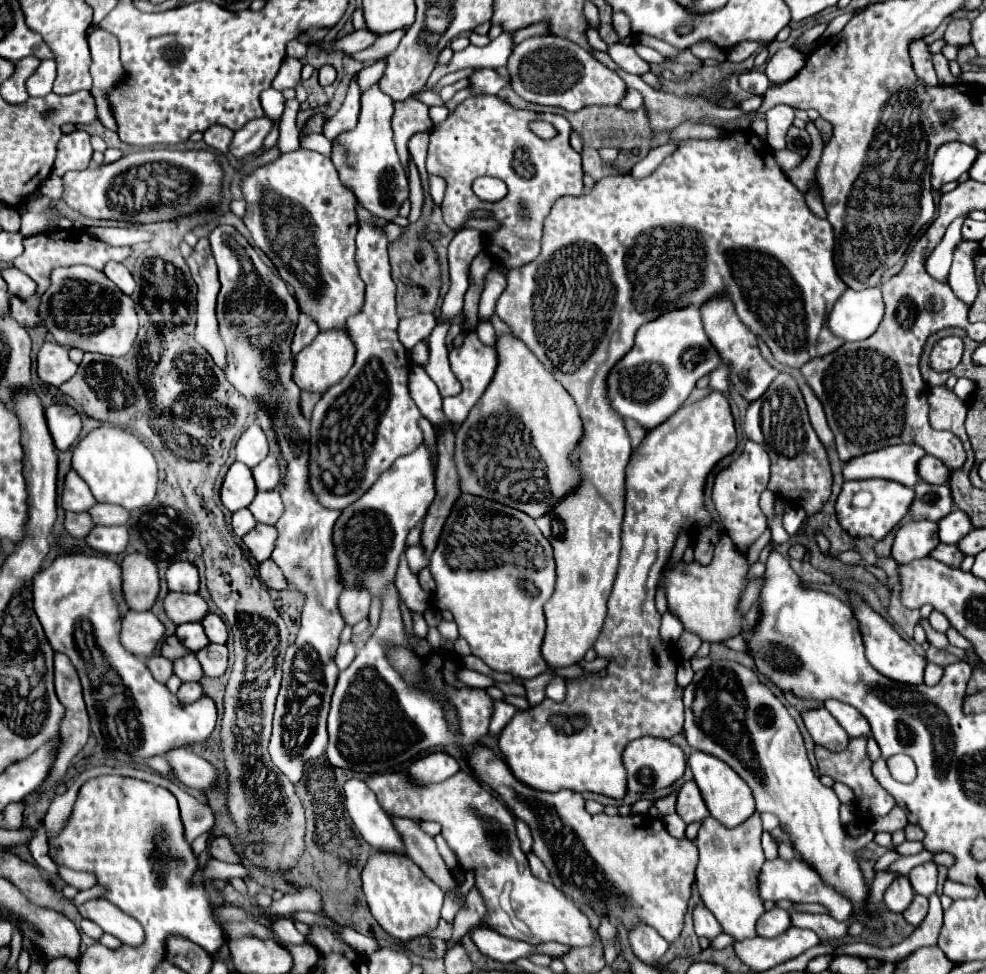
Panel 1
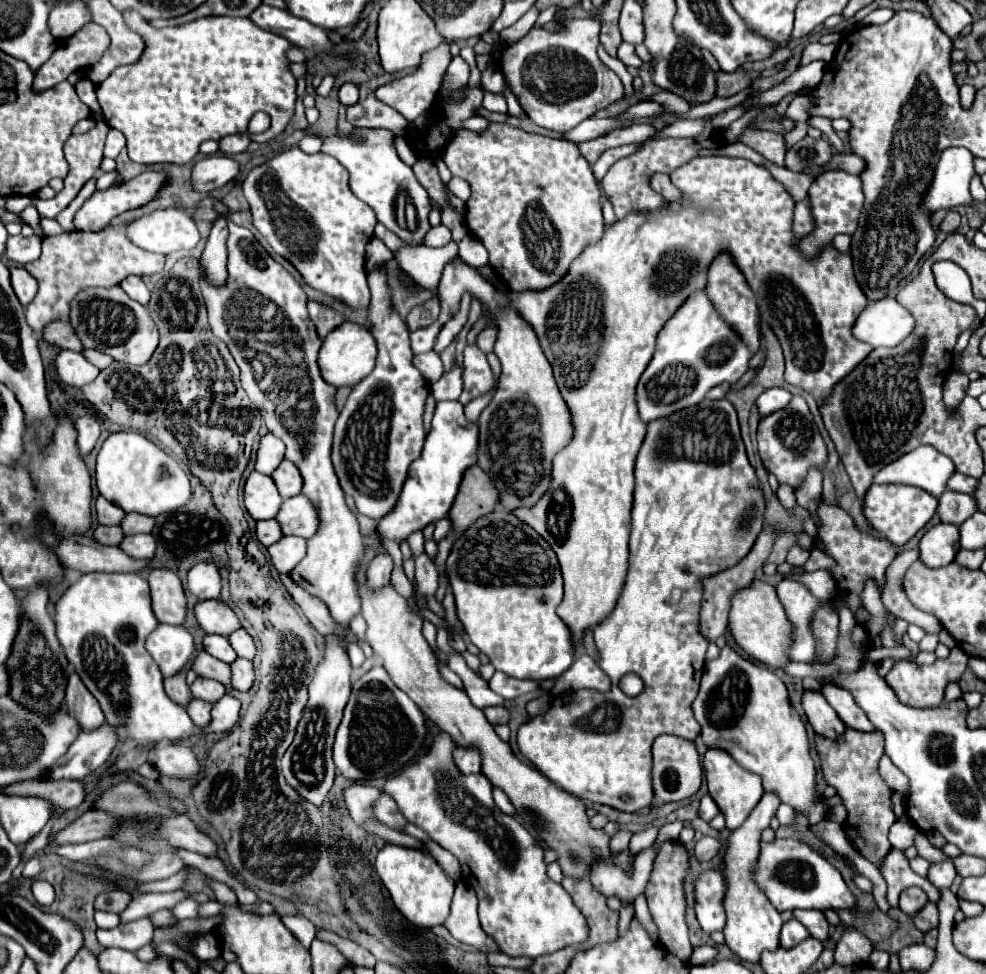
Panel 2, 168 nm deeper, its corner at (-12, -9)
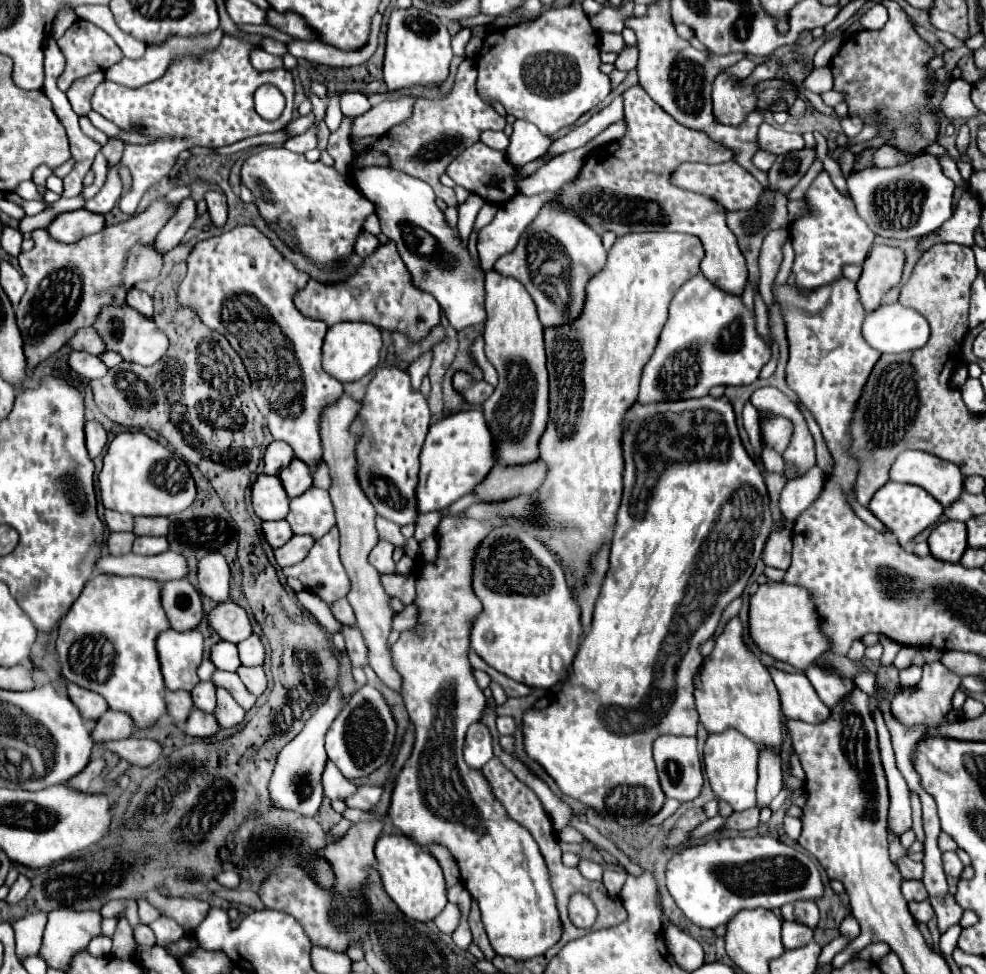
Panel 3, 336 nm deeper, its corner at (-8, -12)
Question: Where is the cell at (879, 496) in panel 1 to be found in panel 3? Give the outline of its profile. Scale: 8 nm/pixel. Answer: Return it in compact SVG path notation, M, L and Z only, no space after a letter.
M887 482L883 488L879 488L873 500L869 502L869 510L889 528L891 534L897 536L897 540L903 546L909 544L927 526L935 524L943 514L943 506L927 490L913 484L897 484L897 482Z

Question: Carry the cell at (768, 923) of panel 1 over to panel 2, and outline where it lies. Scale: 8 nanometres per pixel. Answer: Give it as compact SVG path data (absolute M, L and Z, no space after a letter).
M791 919L791 921L783 923L783 929L781 929L781 937L779 937L779 941L781 941L781 947L789 949L789 947L795 947L797 943L801 943L801 941L807 939L807 937L809 937L807 929L805 929L797 919Z

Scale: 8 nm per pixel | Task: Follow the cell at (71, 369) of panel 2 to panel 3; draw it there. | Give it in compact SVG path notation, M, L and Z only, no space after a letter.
M73 352L69 356L69 366L75 374L79 374L85 380L95 380L107 374L107 366L101 362L99 356L93 356L89 352Z

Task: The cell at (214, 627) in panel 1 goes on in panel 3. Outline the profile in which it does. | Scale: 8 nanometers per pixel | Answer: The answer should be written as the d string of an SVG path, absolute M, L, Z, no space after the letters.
M257 634L249 636L249 640L243 640L237 646L239 646L239 656L241 656L243 666L263 666L265 646Z

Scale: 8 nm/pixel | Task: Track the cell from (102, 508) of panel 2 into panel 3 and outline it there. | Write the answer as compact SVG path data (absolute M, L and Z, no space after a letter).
M105 510L105 522L109 526L111 532L133 532L133 516L131 514L121 514L121 512L113 512L113 510Z

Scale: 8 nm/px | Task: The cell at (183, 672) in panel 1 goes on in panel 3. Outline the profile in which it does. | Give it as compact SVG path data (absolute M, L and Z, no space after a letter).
M213 682L197 684L191 690L191 694L193 694L195 708L199 708L203 712L213 712L215 710L215 686L213 686Z

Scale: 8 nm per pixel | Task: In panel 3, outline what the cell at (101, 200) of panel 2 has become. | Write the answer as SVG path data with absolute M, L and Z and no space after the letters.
M73 210L73 212L63 212L55 216L55 220L47 226L47 232L51 238L57 242L71 244L87 234L95 234L105 226L105 220L101 214L93 214L89 210Z

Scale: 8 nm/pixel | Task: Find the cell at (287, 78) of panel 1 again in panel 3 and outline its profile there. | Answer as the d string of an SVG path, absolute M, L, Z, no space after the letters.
M253 48L251 54L249 54L249 60L251 60L253 68L257 68L257 70L277 70L277 68L283 68L283 60L279 56L267 54L261 48Z

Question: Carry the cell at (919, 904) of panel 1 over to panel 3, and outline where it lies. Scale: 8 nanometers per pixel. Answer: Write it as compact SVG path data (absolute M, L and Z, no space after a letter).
M929 900L923 902L909 902L909 910L915 916L917 922L929 922L935 914L933 914L933 906L929 904Z

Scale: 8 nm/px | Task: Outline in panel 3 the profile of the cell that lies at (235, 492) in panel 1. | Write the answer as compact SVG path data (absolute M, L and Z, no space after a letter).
M261 474L253 484L253 510L261 520L281 520L289 514L289 496L277 476Z

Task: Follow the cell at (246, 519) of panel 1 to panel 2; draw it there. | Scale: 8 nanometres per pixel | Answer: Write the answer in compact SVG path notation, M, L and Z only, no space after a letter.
M267 519L267 521L257 521L255 525L255 535L257 535L257 541L265 547L273 545L275 541L279 541L283 535L281 535L281 529L279 529L279 523L275 519Z

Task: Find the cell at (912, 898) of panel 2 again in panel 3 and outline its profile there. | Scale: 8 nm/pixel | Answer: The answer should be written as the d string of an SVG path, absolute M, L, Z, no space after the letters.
M903 880L903 896L907 902L911 900L925 900L927 890L921 880Z

